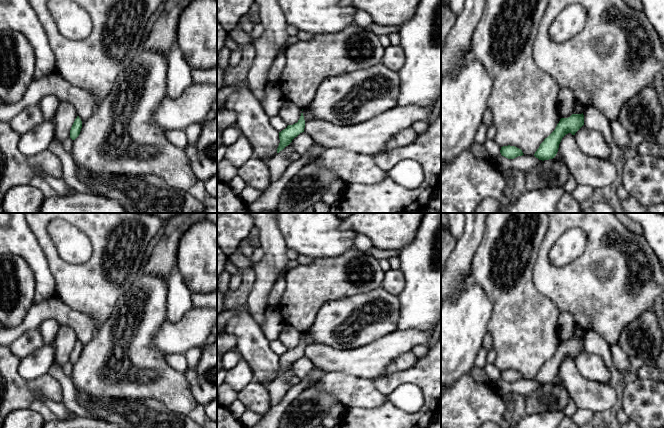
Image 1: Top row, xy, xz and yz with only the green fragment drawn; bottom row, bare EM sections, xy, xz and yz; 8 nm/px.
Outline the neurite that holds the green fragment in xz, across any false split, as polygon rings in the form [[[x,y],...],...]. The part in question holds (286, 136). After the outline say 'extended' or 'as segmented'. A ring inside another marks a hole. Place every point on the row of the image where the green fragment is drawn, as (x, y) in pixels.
[[[301,113],[300,119],[297,123],[293,125],[288,125],[284,130],[279,132],[280,143],[277,148],[277,153],[282,151],[286,146],[288,146],[292,140],[297,137],[300,133],[304,132],[305,120],[303,113]]]; as segmented

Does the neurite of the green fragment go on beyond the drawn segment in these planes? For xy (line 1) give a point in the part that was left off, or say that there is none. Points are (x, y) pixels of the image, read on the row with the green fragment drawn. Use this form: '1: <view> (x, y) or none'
1: none

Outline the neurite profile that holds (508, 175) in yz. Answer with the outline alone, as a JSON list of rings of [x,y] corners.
[[[506,171],[503,173],[505,182],[506,182],[506,186],[504,189],[504,194],[508,197],[511,196],[513,190],[514,190],[514,177],[513,177],[513,173],[512,171]]]

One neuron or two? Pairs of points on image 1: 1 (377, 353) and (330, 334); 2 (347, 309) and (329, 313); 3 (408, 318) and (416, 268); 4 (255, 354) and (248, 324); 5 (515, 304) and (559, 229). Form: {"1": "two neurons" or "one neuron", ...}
{"1": "two neurons", "2": "one neuron", "3": "one neuron", "4": "one neuron", "5": "two neurons"}

